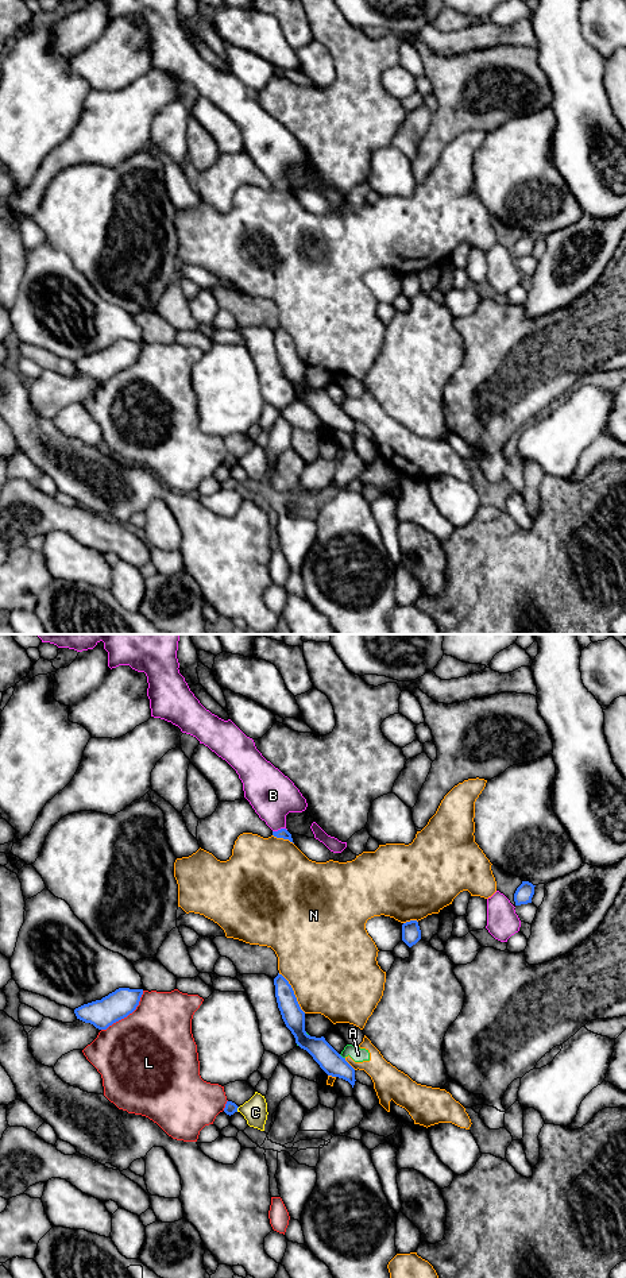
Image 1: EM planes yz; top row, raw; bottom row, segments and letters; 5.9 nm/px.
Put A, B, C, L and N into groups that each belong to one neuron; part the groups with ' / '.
A N / B / C / L

